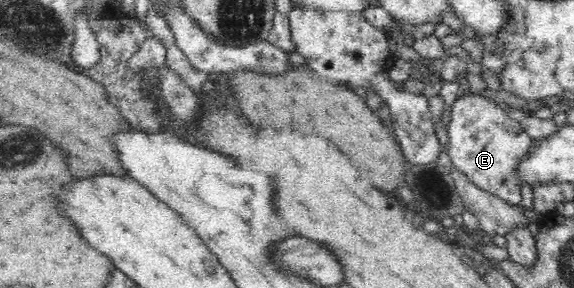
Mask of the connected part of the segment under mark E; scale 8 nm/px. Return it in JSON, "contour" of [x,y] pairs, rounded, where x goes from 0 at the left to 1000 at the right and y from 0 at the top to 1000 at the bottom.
{"contour":[[[817,326],[789,354],[779,431],[779,535],[789,580],[798,587],[826,646],[852,667],[890,712],[906,708],[909,639],[902,615],[902,576],[916,556],[923,514],[932,500],[906,420],[889,410],[878,368],[864,351]]]}

